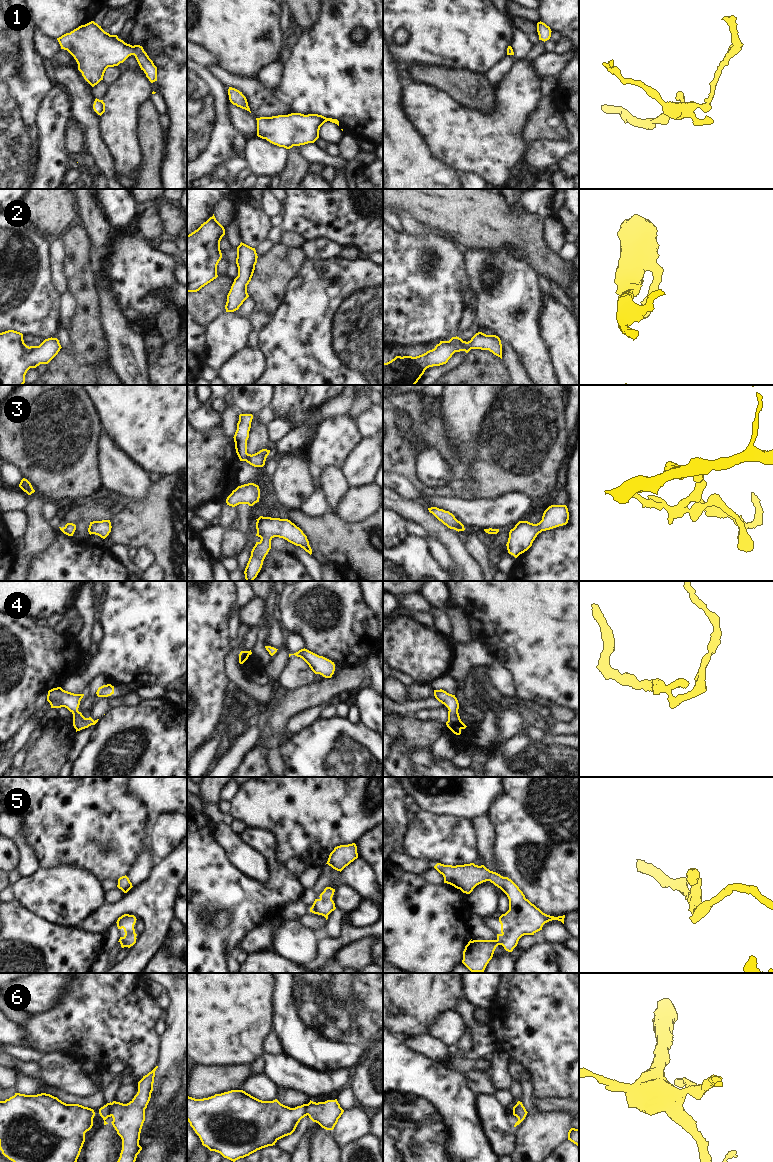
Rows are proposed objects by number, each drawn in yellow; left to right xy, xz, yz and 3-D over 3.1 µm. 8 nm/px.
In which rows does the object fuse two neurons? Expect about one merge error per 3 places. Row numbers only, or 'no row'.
6

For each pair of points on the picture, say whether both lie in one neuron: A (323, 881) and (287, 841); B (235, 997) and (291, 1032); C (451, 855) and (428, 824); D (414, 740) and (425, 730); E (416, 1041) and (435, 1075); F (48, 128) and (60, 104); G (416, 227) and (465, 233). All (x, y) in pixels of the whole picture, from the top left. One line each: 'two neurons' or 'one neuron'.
A: two neurons
B: two neurons
C: one neuron
D: one neuron
E: two neurons
F: one neuron
G: two neurons

